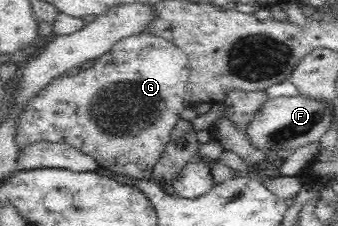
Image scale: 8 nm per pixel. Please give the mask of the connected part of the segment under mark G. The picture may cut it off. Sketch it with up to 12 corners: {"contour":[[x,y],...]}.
{"contour":[[143,32],[25,108],[18,147],[57,141],[154,179],[187,55]]}

